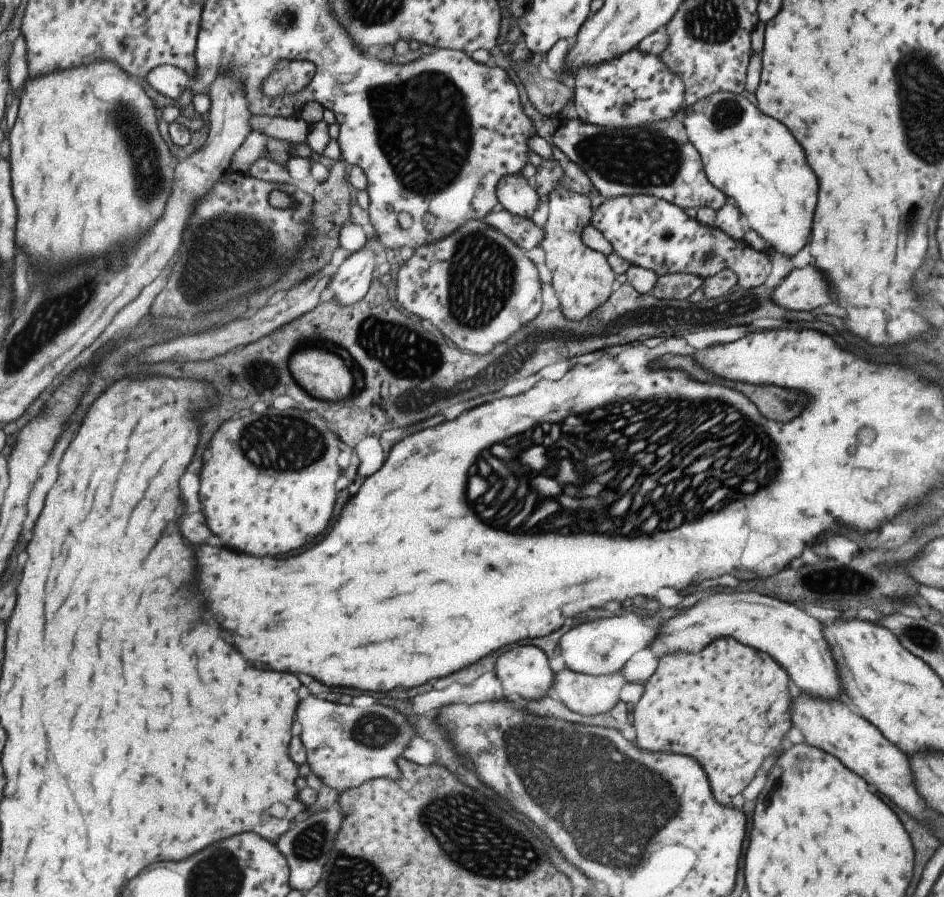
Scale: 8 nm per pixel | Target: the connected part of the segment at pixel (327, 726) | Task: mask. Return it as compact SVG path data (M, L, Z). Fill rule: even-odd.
M311 694L297 704L295 720L301 726L299 738L311 774L339 793L379 777L398 779L397 760L413 736L405 718L391 708L377 704L363 708L342 705L319 700Z

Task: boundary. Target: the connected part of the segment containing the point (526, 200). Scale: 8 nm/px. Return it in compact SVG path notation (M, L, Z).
M519 173L506 174L496 184L495 196L507 212L529 218L538 202L538 196L533 187L533 183L526 181Z

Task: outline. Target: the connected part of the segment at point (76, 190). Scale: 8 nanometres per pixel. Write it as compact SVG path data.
M96 61L93 66L81 68L77 70L65 70L65 72L48 73L41 77L36 77L31 81L27 80L23 86L23 96L20 98L18 114L16 116L13 128L9 132L8 140L10 141L11 156L11 178L13 178L13 194L17 200L17 210L19 210L19 222L17 222L17 248L23 250L29 258L31 258L31 266L33 272L43 276L49 274L49 264L51 268L61 268L63 264L67 266L67 262L73 264L73 260L87 260L87 258L107 258L107 256L115 256L115 266L113 271L118 273L122 270L121 264L125 262L125 256L117 256L117 254L125 254L119 252L121 248L131 248L131 244L139 240L139 236L151 228L157 218L163 214L165 202L171 194L171 186L174 183L174 164L178 160L169 153L169 148L163 140L161 134L157 130L155 124L155 108L151 104L151 100L147 98L147 94L141 90L141 86L137 78L132 77L127 71L123 70L113 61Z

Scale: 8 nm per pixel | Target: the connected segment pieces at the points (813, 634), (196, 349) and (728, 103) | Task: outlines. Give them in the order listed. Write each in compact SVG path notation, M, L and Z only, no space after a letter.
M735 591L709 595L663 621L648 650L657 658L675 652L699 652L711 640L731 636L745 646L767 652L801 693L807 692L812 699L827 700L839 694L841 688L835 674L834 659L822 634L821 623L817 619L789 603L751 591Z
M317 273L310 274L306 279L291 287L291 290L285 294L285 298L279 298L275 302L275 306L265 306L259 312L255 312L251 318L241 318L237 322L231 321L221 328L215 328L211 332L203 332L197 336L179 336L171 342L165 342L161 346L153 346L147 354L145 360L147 362L167 362L167 360L201 360L201 358L209 358L213 354L219 352L228 352L235 349L240 344L250 344L256 341L258 337L272 332L283 325L291 323L291 318L298 319L299 316L309 312L317 306L318 302L323 298L325 288L330 281L331 276L322 276L319 278Z
M715 91L696 100L686 108L682 122L688 141L700 154L703 172L707 180L726 197L733 198L737 210L745 216L751 230L754 230L774 248L774 252L786 257L797 254L807 242L817 182L811 168L805 162L805 156L787 128L767 116L763 116L757 107L738 94L727 91Z

